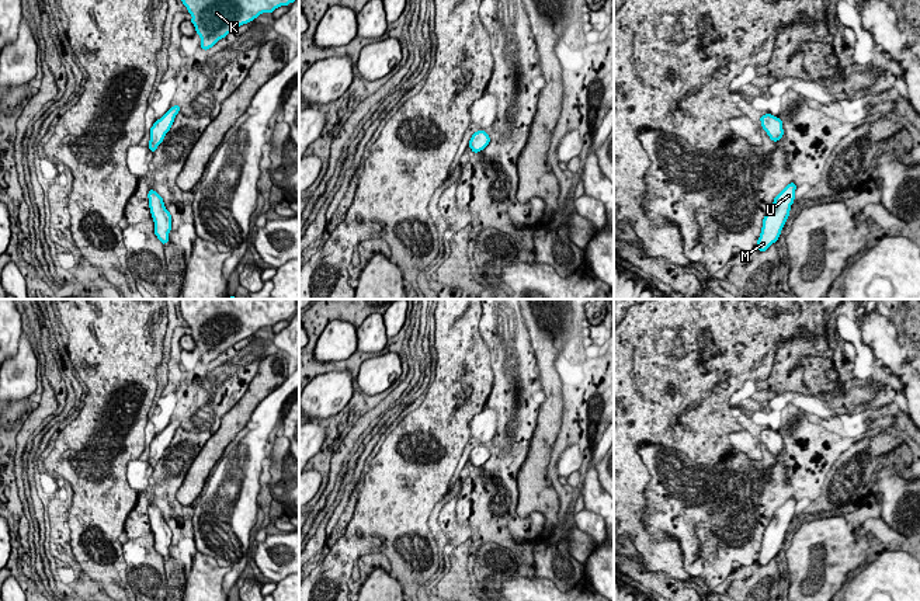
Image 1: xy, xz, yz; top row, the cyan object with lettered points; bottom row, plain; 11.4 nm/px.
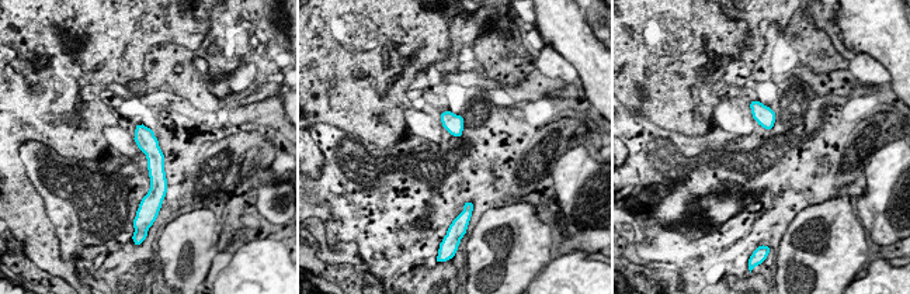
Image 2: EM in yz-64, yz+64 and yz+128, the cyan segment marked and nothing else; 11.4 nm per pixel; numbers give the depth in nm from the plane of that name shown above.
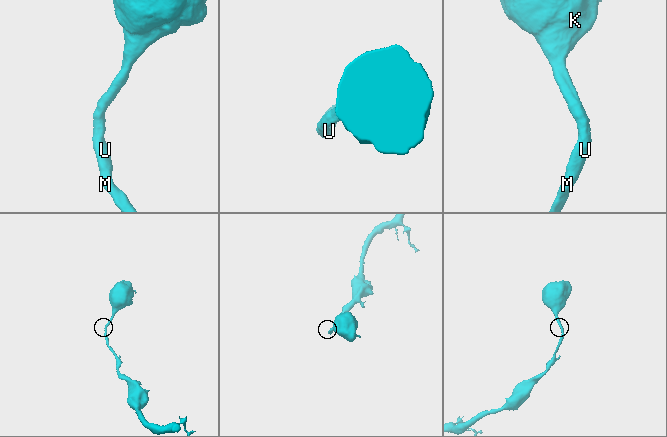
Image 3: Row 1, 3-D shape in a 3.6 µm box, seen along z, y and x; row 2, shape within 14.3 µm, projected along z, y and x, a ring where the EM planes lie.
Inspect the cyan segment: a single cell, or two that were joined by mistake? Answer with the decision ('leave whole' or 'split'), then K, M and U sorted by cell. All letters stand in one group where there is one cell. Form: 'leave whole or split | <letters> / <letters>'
leave whole | K M U

